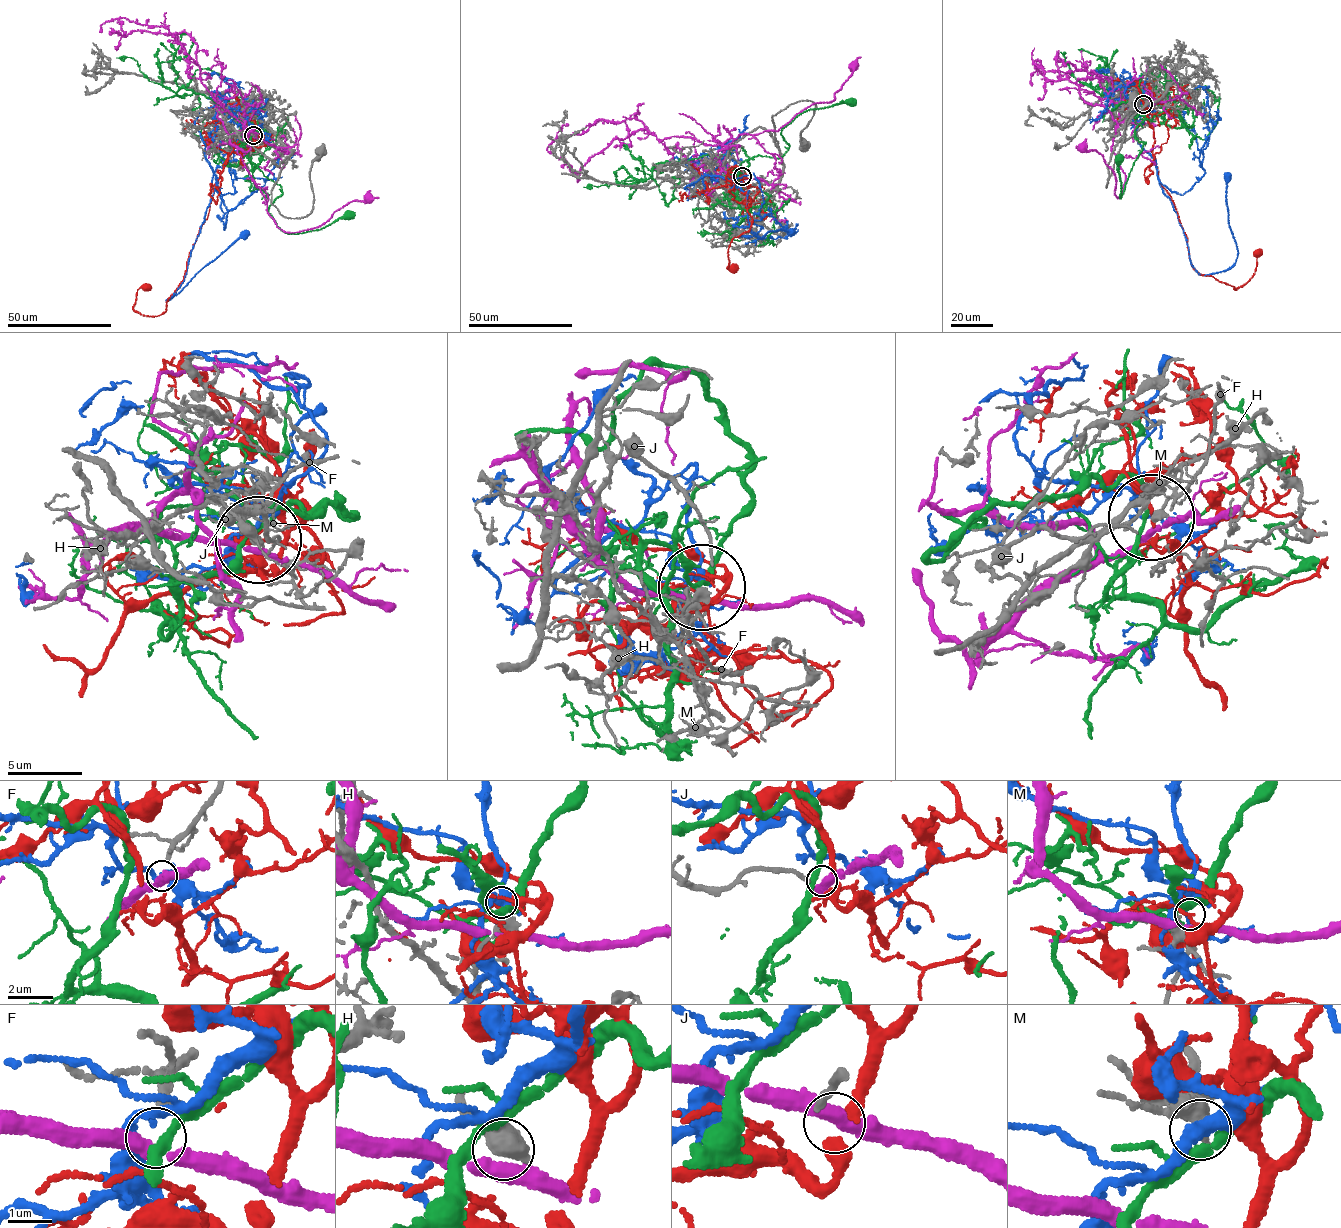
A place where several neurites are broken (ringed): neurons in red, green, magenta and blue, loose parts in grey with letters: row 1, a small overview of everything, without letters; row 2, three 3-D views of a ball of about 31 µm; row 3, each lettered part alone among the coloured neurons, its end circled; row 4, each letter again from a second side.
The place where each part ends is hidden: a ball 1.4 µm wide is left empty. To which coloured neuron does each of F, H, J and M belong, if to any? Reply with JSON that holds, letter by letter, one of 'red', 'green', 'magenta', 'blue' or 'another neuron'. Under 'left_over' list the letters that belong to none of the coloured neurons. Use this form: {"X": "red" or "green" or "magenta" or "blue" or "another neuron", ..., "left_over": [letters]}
{"F": "magenta", "H": "another neuron", "J": "red", "M": "blue", "left_over": ["H"]}

